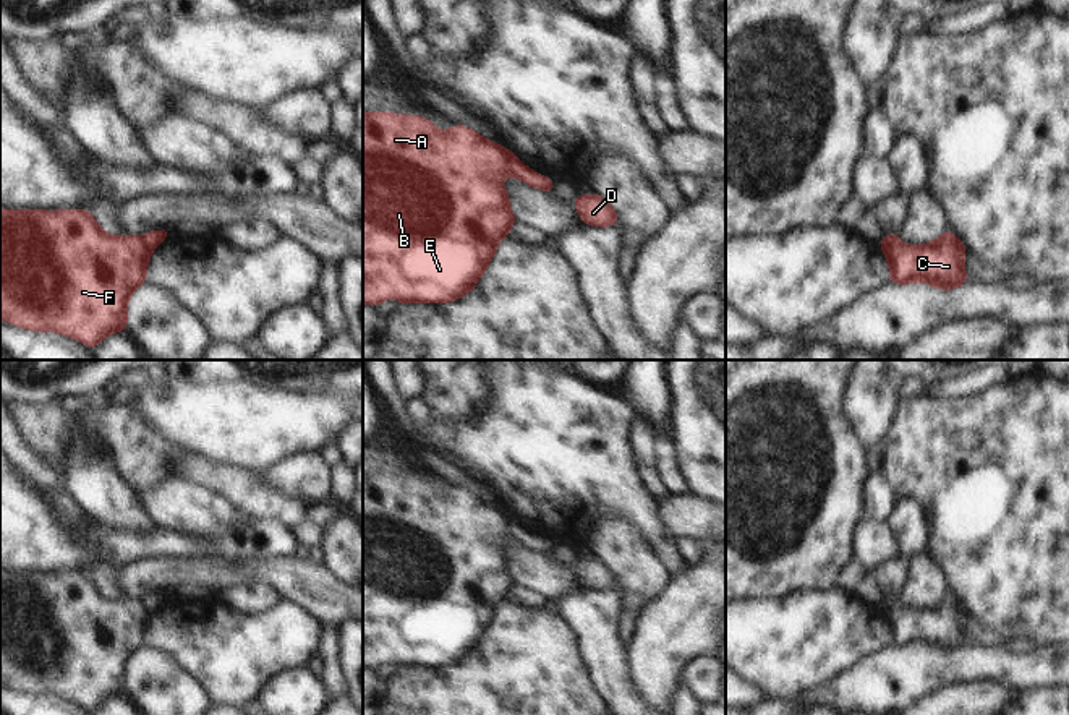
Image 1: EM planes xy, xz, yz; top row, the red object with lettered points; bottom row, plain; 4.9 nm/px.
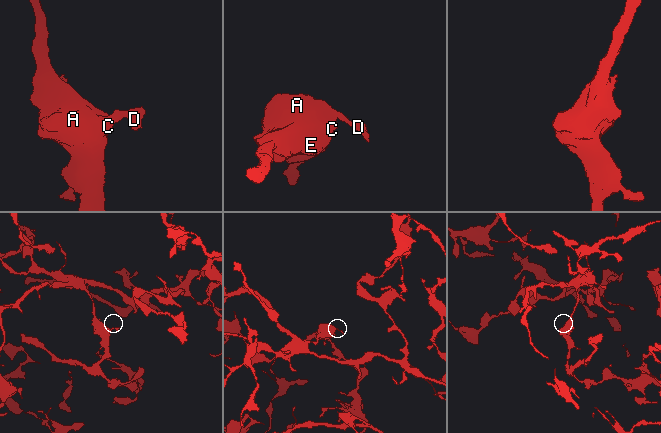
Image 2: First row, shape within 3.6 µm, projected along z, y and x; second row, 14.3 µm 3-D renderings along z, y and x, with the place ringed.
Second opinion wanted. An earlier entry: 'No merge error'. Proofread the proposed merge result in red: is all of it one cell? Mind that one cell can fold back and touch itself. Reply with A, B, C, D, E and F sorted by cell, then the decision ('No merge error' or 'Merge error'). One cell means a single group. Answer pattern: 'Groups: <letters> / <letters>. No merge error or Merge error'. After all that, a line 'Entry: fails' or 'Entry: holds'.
Groups: A B C E F / D. Merge error
Entry: fails

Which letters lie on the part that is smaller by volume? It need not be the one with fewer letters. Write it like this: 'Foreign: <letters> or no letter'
Foreign: D

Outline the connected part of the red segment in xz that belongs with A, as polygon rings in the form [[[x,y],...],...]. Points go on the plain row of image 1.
[[[363,475],[363,666],[376,670],[385,661],[400,666],[450,666],[475,652],[496,619],[499,605],[510,598],[510,592],[517,585],[507,551],[499,545],[502,540],[513,540],[507,517],[507,511],[463,488],[452,486],[450,493],[444,496],[421,478]]]

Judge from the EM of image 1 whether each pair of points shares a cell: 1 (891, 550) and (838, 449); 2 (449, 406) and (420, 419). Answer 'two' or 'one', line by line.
1: two
2: two

